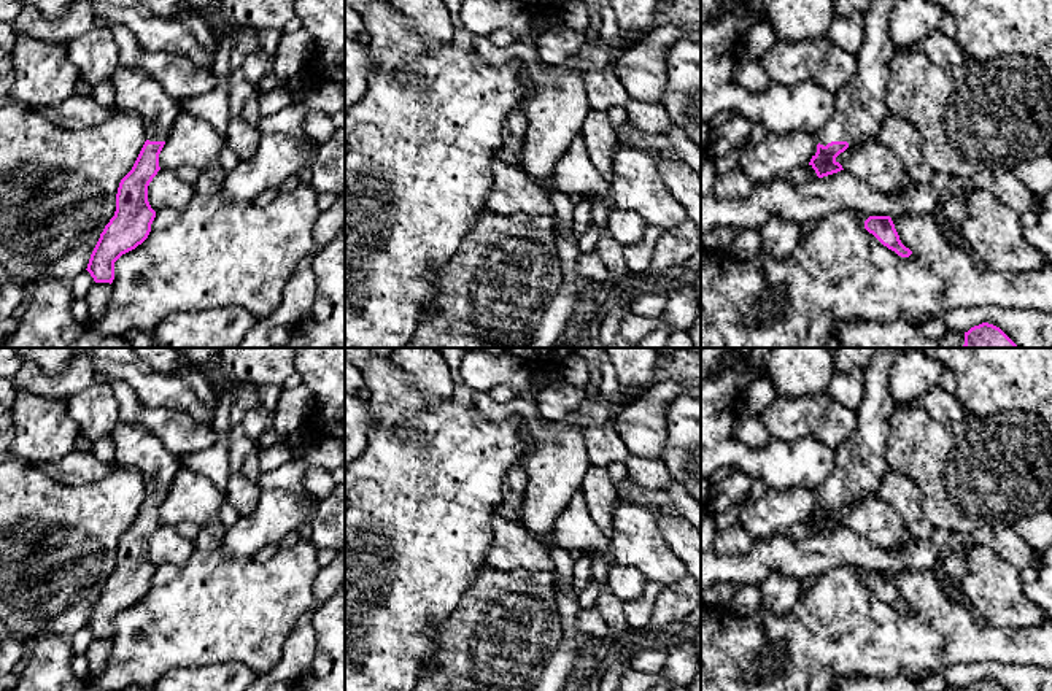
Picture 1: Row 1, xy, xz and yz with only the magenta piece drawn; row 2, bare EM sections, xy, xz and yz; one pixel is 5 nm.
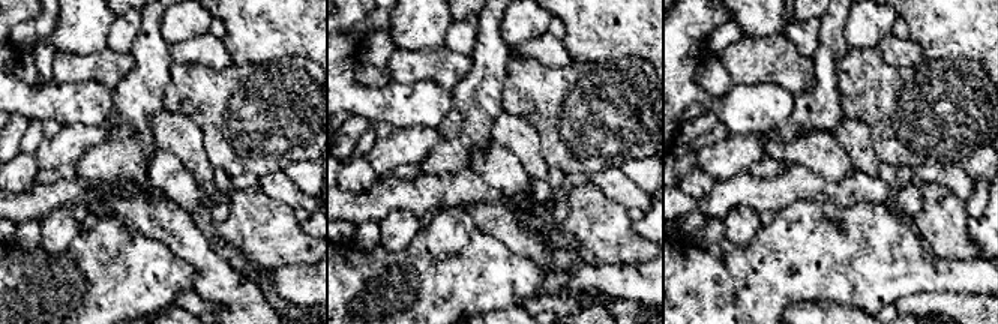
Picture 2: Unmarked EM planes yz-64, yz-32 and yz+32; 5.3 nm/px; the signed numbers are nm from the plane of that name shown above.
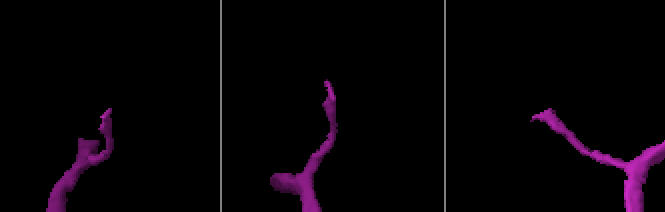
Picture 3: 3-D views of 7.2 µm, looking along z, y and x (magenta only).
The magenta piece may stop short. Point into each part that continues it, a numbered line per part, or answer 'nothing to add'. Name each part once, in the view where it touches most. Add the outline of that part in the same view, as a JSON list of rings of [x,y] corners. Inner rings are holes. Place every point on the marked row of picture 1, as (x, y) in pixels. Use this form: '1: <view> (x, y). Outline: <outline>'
1: yz (862, 108). Outline: [[[872,0],[863,13],[863,43],[855,54],[855,76],[836,94],[836,110],[823,129],[817,133],[818,143],[826,146],[831,141],[847,141],[849,146],[864,138],[876,137],[880,125],[890,116],[887,108],[888,62],[895,54],[895,44],[890,38],[888,22],[896,0]]]

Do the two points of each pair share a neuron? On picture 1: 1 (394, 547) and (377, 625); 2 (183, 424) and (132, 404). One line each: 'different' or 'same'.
1: same
2: same

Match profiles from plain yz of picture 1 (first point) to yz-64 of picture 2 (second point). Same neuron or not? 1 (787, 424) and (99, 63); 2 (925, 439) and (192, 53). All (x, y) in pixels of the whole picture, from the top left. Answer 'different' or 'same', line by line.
1: same
2: different

